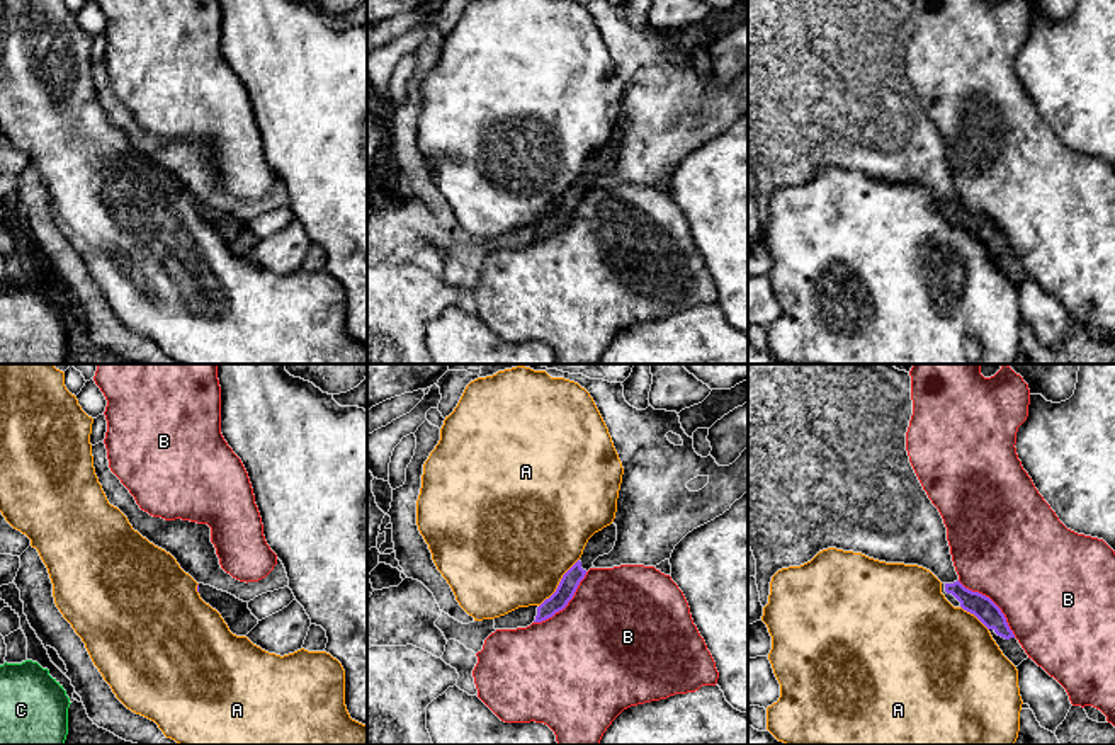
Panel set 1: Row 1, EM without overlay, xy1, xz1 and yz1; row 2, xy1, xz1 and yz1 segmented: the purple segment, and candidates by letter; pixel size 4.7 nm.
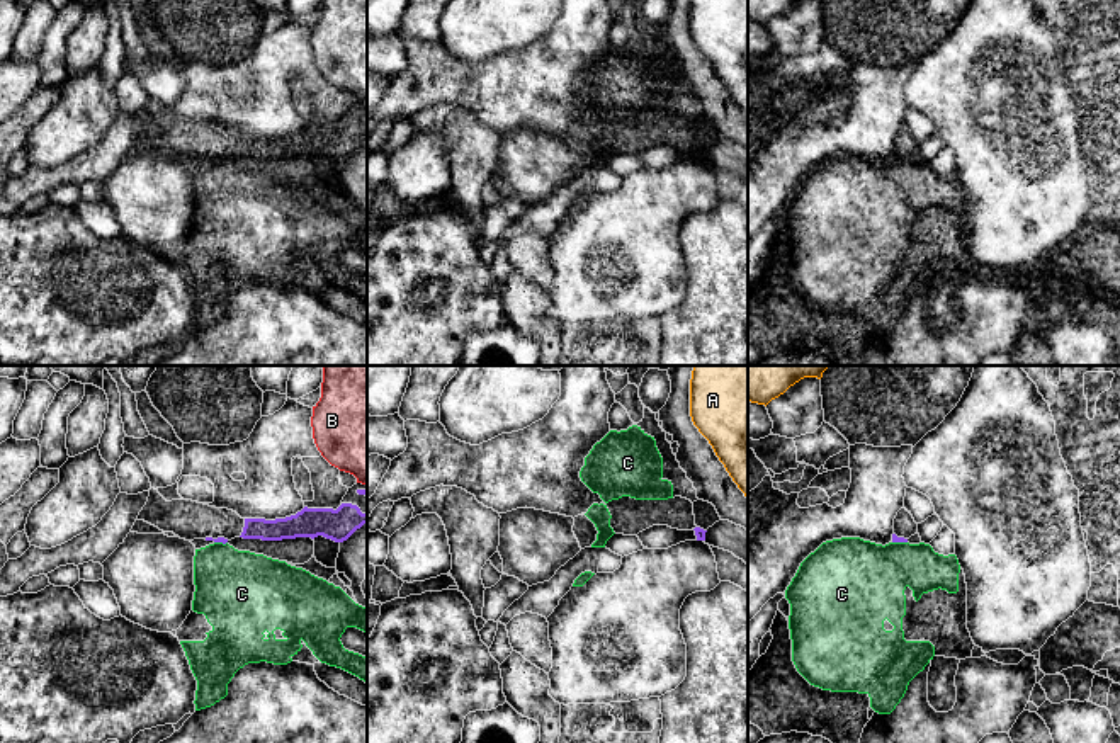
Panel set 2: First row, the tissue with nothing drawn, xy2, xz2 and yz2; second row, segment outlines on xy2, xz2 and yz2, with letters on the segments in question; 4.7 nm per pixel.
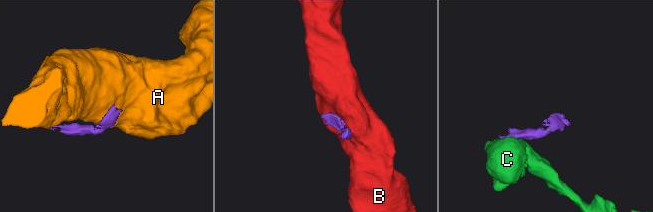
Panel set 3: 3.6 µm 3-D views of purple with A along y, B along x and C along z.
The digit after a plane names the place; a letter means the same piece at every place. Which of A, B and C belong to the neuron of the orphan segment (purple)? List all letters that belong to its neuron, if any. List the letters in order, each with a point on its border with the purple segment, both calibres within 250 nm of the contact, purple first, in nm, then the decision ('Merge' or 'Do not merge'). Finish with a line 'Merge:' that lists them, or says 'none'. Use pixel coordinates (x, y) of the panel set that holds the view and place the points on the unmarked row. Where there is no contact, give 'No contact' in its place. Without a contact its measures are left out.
A: Touches purple at xz1 (560, 201). Thickness 90 nm (purple) against 500 nm. Do not merge
B: Touches purple at yz1 (993, 221). Thickness 110 nm (purple) against 500 nm. Do not merge
C: Touches purple at yz2 (899, 160). Thickness 30 nm (purple) against 380 nm. Do not merge
Merge: none

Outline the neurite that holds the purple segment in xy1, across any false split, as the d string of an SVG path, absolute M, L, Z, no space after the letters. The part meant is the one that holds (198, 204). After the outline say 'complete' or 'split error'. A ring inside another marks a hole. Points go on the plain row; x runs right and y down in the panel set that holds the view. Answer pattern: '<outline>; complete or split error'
M204 202L197 204L197 211L206 223L221 233L233 253L246 255L258 243L248 221Z; split error

